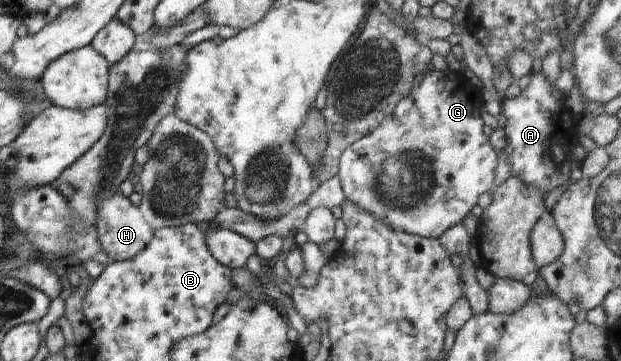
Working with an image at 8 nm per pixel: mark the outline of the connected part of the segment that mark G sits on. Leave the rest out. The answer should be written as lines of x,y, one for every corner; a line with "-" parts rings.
433,69
431,72
425,74
425,78
423,78
421,84
416,88
412,88
409,94
401,102
398,102
397,106
394,106
393,114
385,117
377,125
377,128
373,129
373,132
356,140
340,154
337,176
339,177
346,200
355,204
358,209
363,209
375,215
380,221
383,221
393,229
399,229
406,233
422,237
438,239
448,228
461,223
463,218
471,213
473,206
477,204
479,195
487,192
487,190
492,190
495,167
498,161
498,151
491,146
489,137
486,137
485,132
483,132
485,126
483,119
481,119
481,113
483,111
482,102
481,85
475,82
469,74
451,71
449,69
444,72

